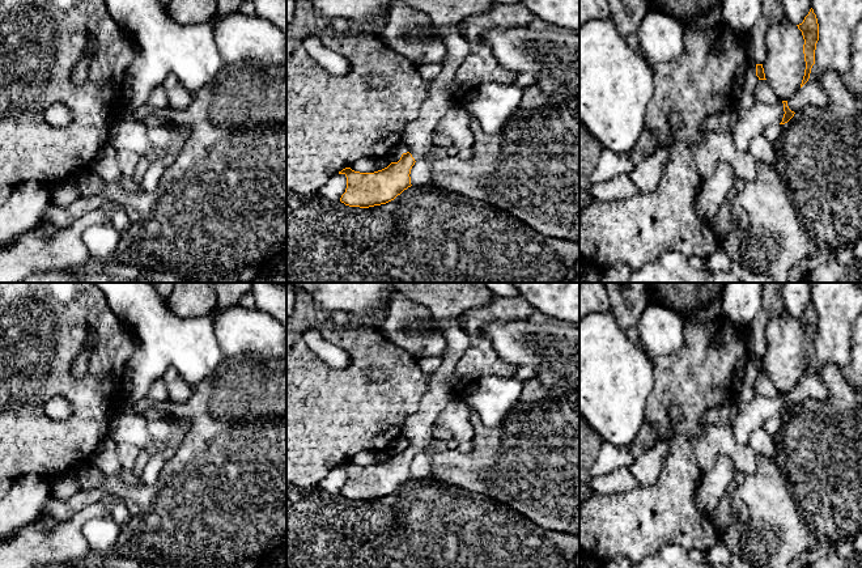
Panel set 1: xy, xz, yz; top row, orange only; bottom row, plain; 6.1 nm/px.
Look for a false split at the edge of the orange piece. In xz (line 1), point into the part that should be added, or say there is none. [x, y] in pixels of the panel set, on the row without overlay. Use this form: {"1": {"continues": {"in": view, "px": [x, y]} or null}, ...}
{"1": {"continues": {"in": "xz", "px": [446, 301]}}}

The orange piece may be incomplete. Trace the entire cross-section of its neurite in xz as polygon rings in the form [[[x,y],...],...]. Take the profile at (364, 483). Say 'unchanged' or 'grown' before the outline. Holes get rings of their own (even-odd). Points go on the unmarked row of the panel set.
grown; [[[391,283],[396,292],[425,305],[440,321],[446,339],[441,366],[430,374],[428,391],[419,408],[407,416],[402,436],[408,440],[398,455],[374,466],[360,466],[345,461],[339,467],[347,470],[347,482],[340,495],[349,500],[369,501],[394,493],[411,480],[411,462],[417,454],[434,454],[438,449],[428,442],[433,438],[432,427],[440,412],[455,400],[451,376],[470,347],[470,338],[455,322],[466,310],[487,305],[493,293],[484,283]]]

